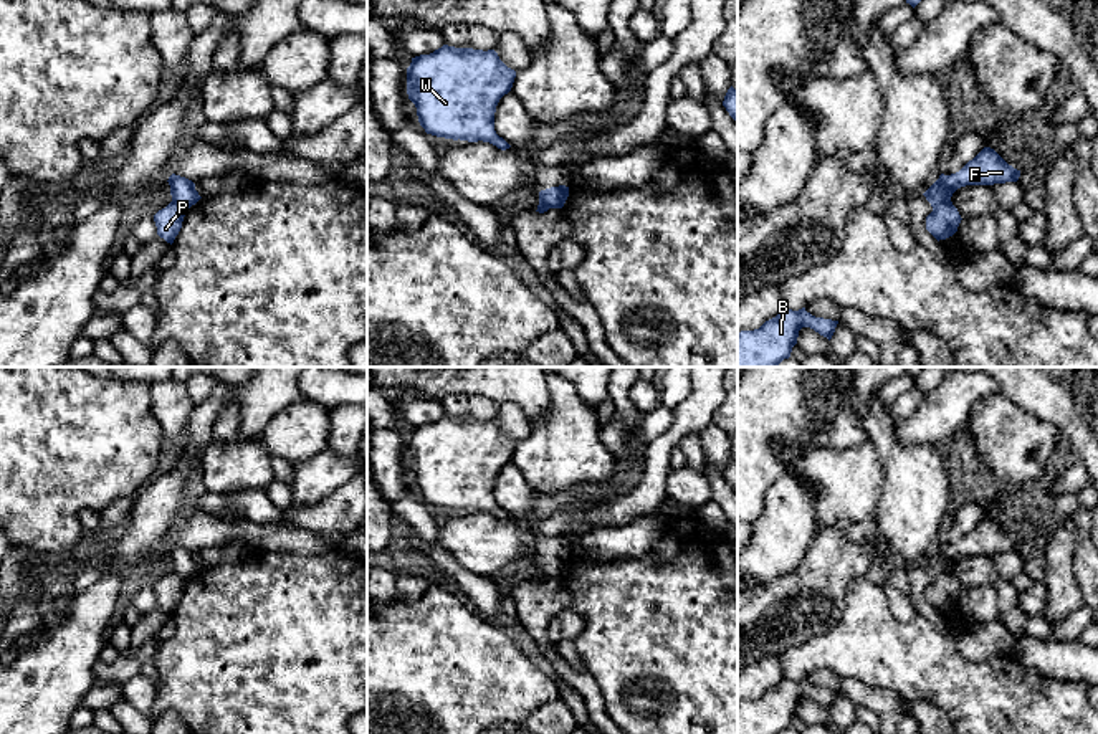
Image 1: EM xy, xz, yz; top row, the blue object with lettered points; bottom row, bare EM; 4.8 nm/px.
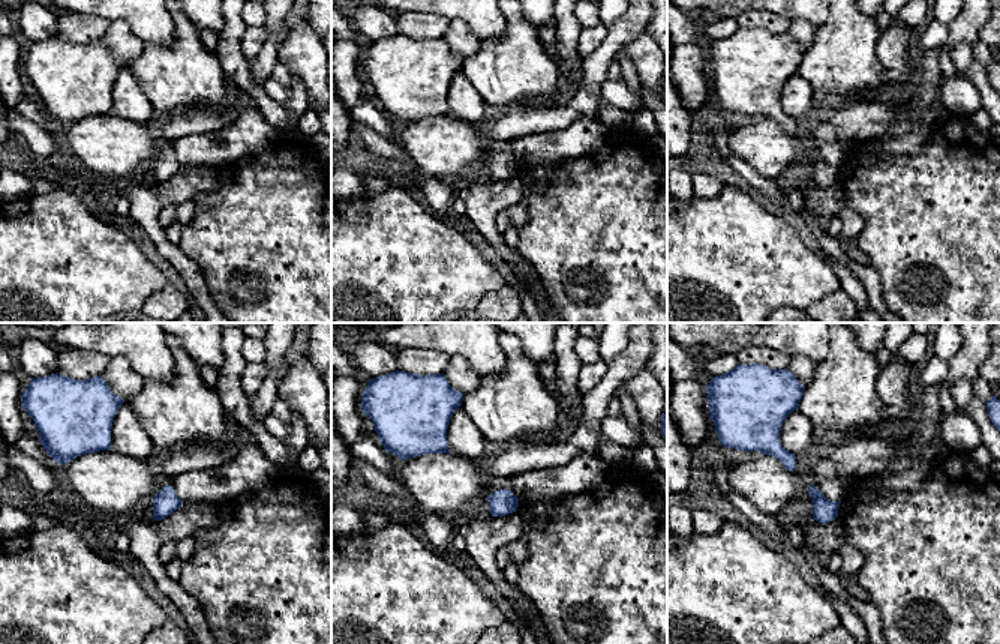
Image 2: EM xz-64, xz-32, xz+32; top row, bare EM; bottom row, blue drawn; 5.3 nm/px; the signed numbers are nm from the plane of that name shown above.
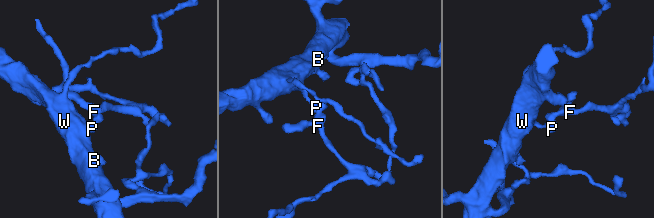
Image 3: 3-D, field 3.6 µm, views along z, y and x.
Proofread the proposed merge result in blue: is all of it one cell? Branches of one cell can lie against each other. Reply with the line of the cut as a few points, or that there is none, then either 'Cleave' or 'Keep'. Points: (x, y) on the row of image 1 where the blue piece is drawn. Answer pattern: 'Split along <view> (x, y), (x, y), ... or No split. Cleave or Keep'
Split along yz (950, 200), (933, 209). Cleave

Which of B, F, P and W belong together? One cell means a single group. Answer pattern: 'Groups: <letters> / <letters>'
Groups: B P W / F

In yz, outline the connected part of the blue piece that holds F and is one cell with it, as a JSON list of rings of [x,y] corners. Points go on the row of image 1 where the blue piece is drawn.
[[[984,147],[959,172],[944,175],[923,193],[933,208],[951,202],[952,193],[966,185],[994,185],[1017,182],[1020,170],[1009,165],[994,149]]]

